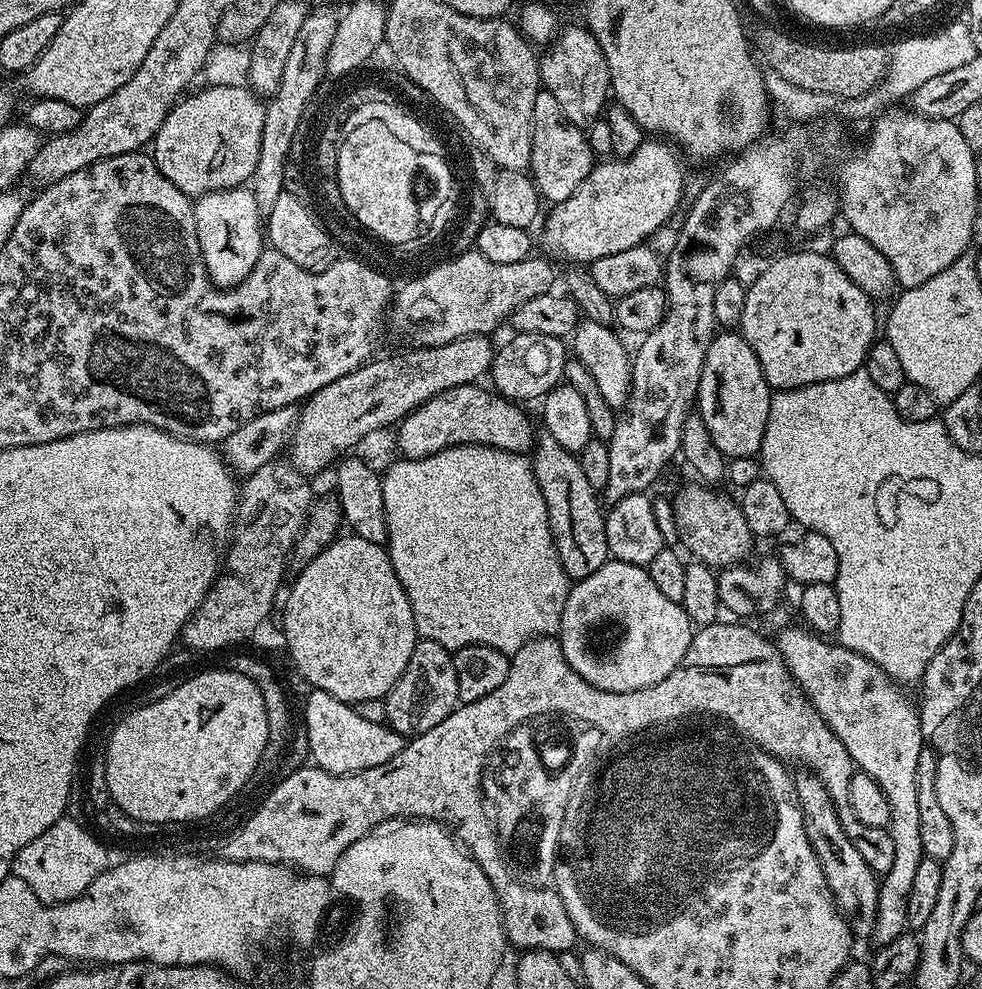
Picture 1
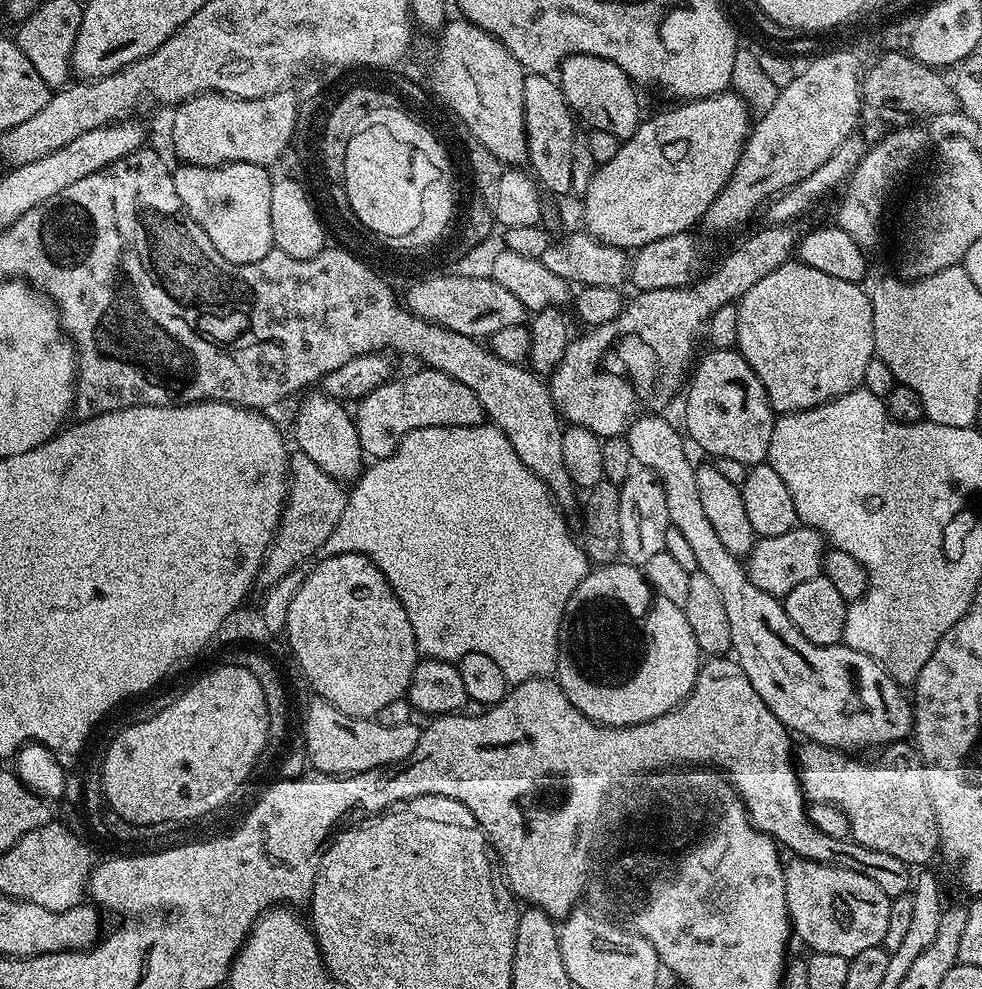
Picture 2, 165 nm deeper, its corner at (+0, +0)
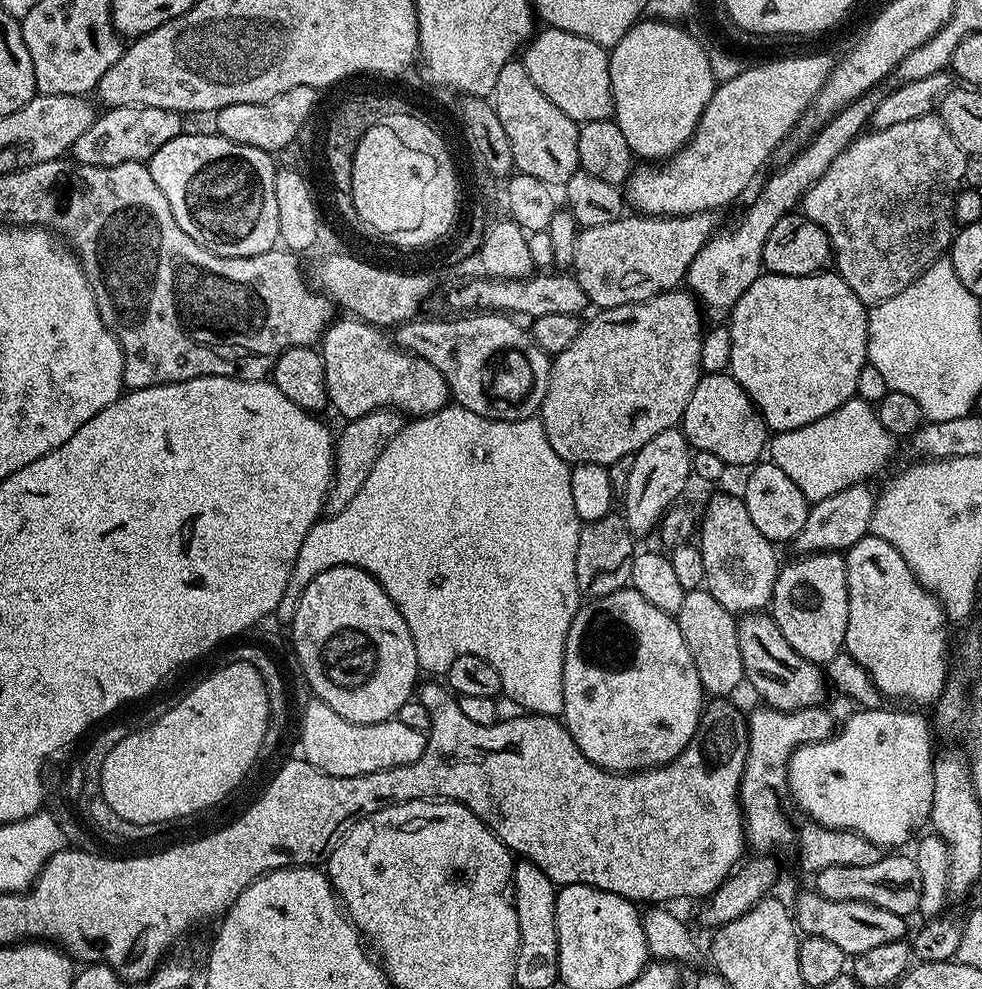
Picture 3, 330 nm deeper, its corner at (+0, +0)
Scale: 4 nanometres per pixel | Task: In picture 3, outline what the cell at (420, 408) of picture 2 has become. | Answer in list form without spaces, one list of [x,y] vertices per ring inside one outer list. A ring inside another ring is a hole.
[[[355,318],[333,319],[324,331],[324,339],[318,345],[320,357],[324,360],[324,381],[328,391],[328,404],[336,407],[336,412],[344,416],[345,421],[357,420],[370,414],[376,408],[395,408],[409,417],[429,416],[438,410],[447,408],[450,403],[450,393],[446,378],[413,352],[405,352],[397,348],[393,337],[385,329],[367,324],[364,320]]]

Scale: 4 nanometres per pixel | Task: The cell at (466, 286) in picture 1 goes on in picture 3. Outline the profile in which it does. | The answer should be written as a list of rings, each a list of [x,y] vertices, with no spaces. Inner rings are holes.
[[[712,210],[689,216],[625,214],[618,222],[606,222],[606,226],[580,228],[578,246],[574,246],[571,275],[576,277],[578,286],[588,296],[589,305],[597,309],[626,306],[679,289],[685,283],[690,262],[694,262],[698,250],[702,250],[702,246],[706,246],[706,242],[717,235],[716,216],[717,213]]]

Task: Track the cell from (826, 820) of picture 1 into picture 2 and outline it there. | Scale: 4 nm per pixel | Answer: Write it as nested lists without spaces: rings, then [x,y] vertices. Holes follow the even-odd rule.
[[[797,856],[789,859],[784,865],[784,885],[792,931],[795,939],[800,939],[808,950],[851,958],[862,954],[862,950],[879,948],[883,945],[886,925],[890,923],[892,897],[884,893],[878,882],[866,878],[866,874],[858,874],[858,870],[846,870],[833,864],[823,864]]]

